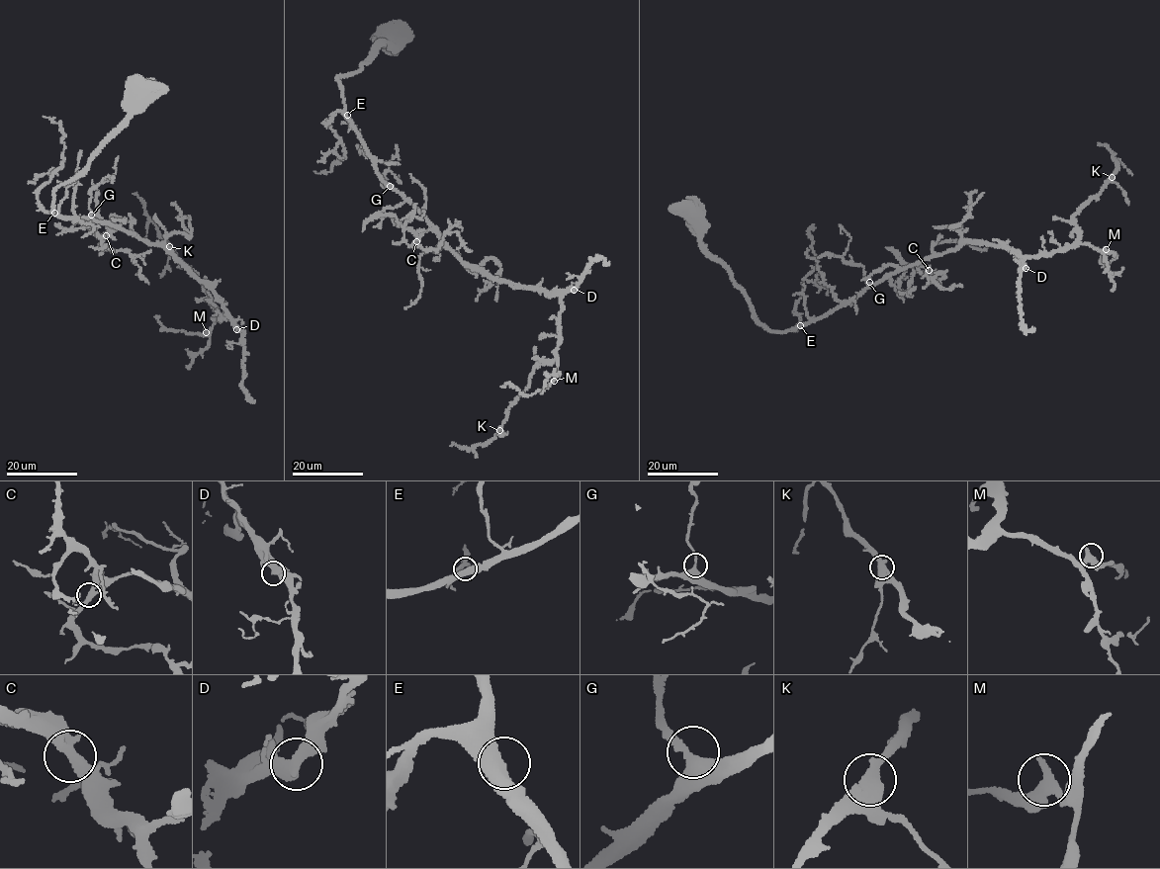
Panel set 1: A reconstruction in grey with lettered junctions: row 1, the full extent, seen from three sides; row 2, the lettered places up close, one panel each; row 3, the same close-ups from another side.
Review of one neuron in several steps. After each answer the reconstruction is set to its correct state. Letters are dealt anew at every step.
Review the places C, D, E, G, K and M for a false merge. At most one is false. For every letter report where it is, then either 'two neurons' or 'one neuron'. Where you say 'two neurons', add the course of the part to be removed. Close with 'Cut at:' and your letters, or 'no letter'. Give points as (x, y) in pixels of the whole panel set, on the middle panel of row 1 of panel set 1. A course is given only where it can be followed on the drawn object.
C: at (416, 241); two neurons; foreign part runs (416, 241), (414, 243), (432, 250), (437, 247), (446, 232), (454, 231), (472, 251)
D: at (574, 290); one neuron
E: at (347, 115); one neuron
G: at (390, 186); one neuron
K: at (499, 430); one neuron
M: at (554, 381); one neuron
Cut at: C

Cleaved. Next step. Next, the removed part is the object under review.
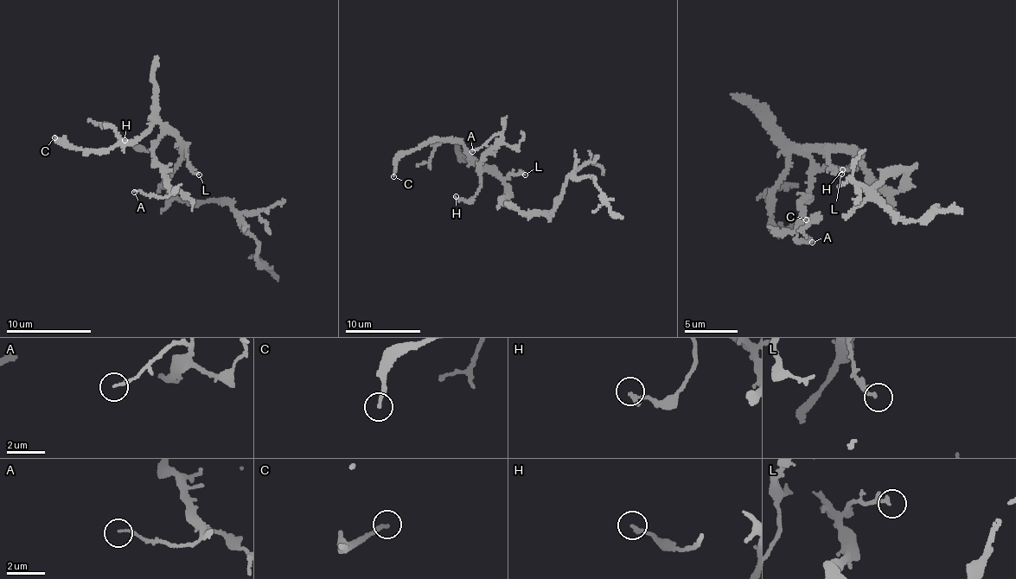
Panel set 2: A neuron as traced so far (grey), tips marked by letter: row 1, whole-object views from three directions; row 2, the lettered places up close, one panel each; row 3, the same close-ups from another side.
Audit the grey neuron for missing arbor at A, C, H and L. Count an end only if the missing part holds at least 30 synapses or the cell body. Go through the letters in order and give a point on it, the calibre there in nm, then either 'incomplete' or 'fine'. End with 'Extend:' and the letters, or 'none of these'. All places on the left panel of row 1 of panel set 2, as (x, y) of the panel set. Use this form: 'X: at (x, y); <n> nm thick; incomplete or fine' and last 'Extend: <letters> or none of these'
A: at (134, 192); 120 nm thick; fine
C: at (54, 137); 190 nm thick; fine
H: at (124, 140); 200 nm thick; fine
L: at (199, 174); 200 nm thick; fine
Extend: none of these

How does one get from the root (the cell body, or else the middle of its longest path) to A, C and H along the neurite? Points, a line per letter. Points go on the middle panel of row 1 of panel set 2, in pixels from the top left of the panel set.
A: (502, 197), (507, 194), (507, 183), (480, 167), (501, 136), (493, 135), (472, 151)
C: (502, 197), (507, 183), (472, 160), (462, 143), (444, 138), (406, 151), (393, 176)
H: (502, 197), (507, 194), (507, 183), (485, 170), (480, 174), (482, 187), (473, 197), (467, 201), (456, 196)

